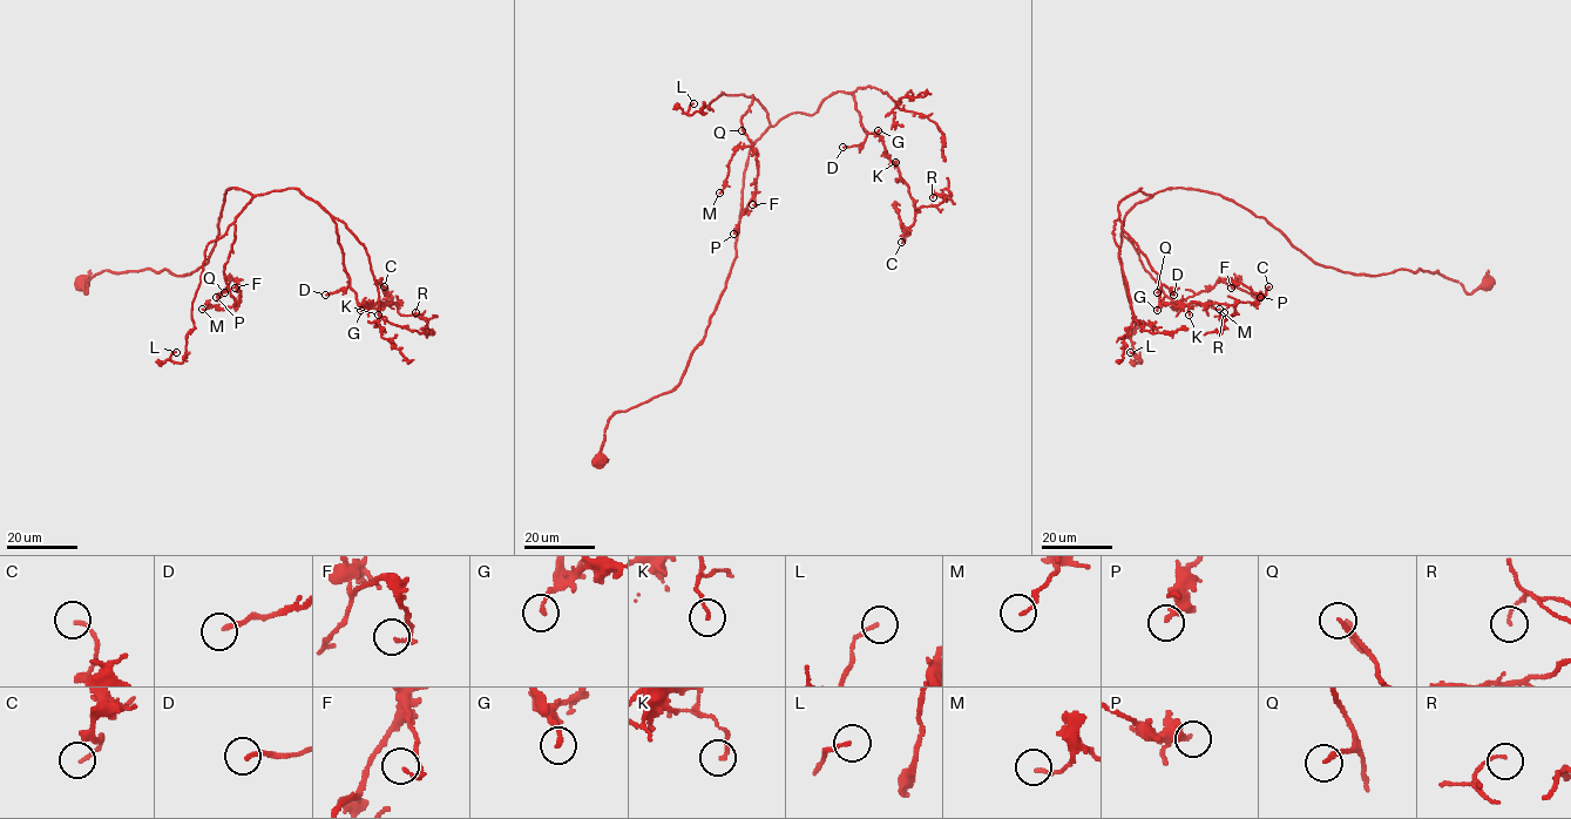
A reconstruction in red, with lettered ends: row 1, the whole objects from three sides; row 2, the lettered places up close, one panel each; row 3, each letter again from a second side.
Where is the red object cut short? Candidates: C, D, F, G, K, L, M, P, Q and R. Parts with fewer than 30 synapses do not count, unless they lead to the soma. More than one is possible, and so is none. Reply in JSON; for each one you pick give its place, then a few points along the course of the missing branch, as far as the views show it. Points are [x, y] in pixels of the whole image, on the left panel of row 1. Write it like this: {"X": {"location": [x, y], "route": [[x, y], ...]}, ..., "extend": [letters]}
{"D": {"location": [325, 295], "route": [[325, 295], [317, 295], [313, 283], [329, 282], [339, 273], [347, 293], [336, 297], [337, 291]]}, "extend": ["D"]}

